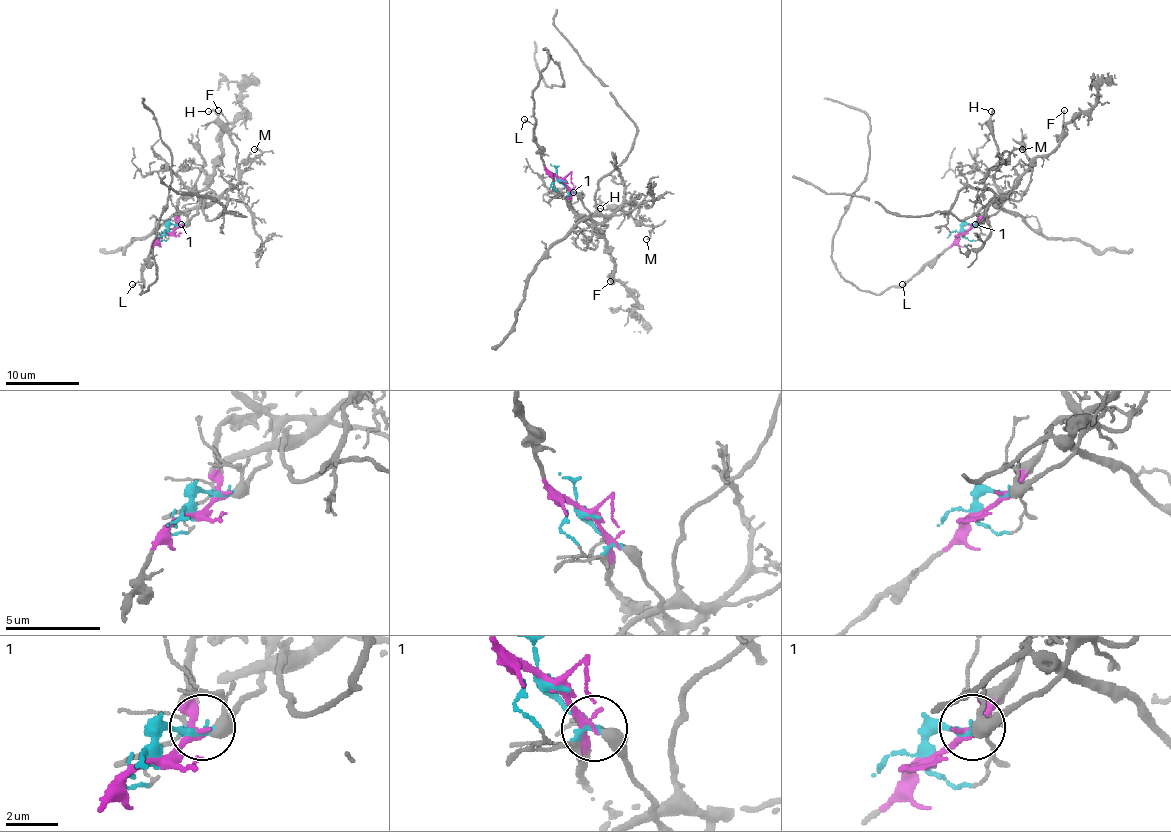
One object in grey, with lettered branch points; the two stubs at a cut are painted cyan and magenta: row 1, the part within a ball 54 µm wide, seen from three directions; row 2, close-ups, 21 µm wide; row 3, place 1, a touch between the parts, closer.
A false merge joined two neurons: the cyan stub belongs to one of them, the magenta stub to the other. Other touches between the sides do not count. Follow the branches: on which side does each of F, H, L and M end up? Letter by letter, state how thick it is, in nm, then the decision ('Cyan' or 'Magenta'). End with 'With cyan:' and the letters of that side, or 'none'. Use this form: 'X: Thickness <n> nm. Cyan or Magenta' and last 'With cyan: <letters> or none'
F: Thickness 100 nm. Magenta
H: Thickness 140 nm. Cyan
L: Thickness 110 nm. Magenta
M: Thickness 140 nm. Cyan
With cyan: H, M

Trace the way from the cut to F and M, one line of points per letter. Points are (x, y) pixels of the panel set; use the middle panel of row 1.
F: (561, 180), (570, 195), (570, 208), (605, 241), (605, 248), (615, 265), (613, 276), (618, 280), (611, 282)
M: (561, 180), (590, 213), (611, 215), (633, 202), (642, 222), (653, 230), (646, 239)

